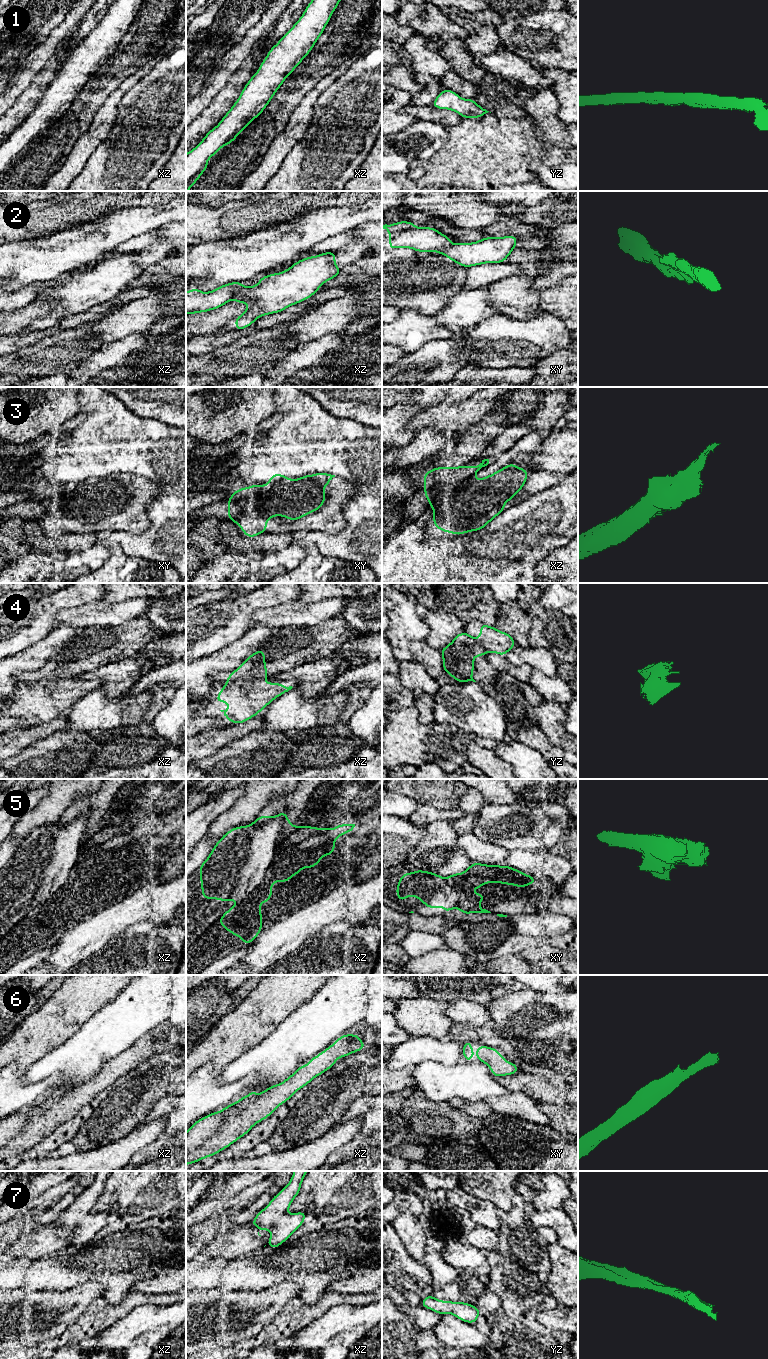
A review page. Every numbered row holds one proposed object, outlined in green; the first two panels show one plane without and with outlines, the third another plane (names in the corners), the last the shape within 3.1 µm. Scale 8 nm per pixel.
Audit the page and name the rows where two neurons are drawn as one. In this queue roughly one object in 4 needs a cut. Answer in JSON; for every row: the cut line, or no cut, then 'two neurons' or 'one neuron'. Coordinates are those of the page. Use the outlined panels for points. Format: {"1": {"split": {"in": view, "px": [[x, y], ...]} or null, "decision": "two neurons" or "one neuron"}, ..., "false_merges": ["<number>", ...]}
{"1": {"split": null, "decision": "one neuron"}, "2": {"split": {"in": "xy", "px": [[450, 244], [431, 251]]}, "decision": "two neurons"}, "3": {"split": null, "decision": "one neuron"}, "4": {"split": {"in": "xz", "px": [[264, 678], [240, 678], [229, 684], [224, 684]]}, "decision": "two neurons"}, "5": {"split": {"in": "xz", "px": [[286, 815], [264, 880], [241, 901]]}, "decision": "two neurons"}, "6": {"split": null, "decision": "one neuron"}, "7": {"split": null, "decision": "one neuron"}, "false_merges": ["2", "4", "5"]}

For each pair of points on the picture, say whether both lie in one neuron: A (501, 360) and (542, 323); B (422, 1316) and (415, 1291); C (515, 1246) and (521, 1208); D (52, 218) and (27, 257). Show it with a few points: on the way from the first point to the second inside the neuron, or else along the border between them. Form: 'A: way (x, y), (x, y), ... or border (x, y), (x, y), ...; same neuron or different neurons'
A: way (511, 351), (532, 333); same neuron
B: border (399, 1292), (410, 1304), (419, 1306); different neurons
C: way (517, 1237), (517, 1221), (519, 1217); same neuron
D: border (63, 230), (39, 237), (17, 240); different neurons

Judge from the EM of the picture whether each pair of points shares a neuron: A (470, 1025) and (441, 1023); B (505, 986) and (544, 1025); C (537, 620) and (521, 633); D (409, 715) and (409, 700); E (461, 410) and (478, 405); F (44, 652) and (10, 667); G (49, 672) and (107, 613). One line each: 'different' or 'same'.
A: different
B: different
C: different
D: different
E: same
F: same
G: different

